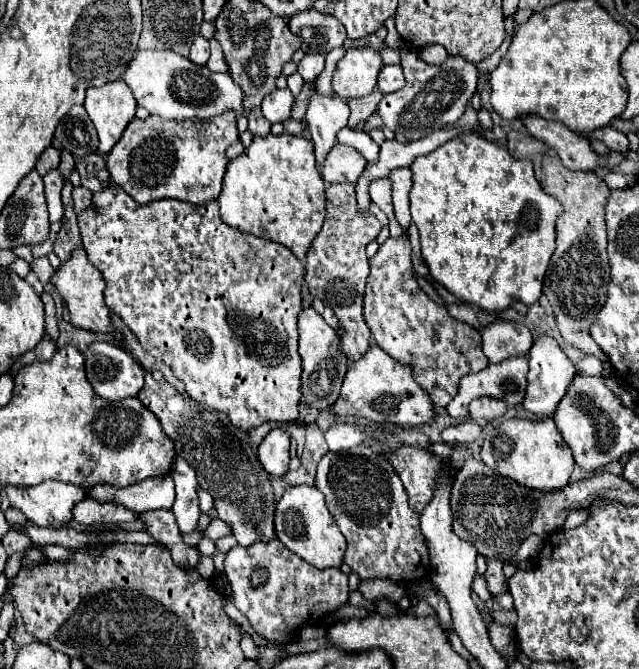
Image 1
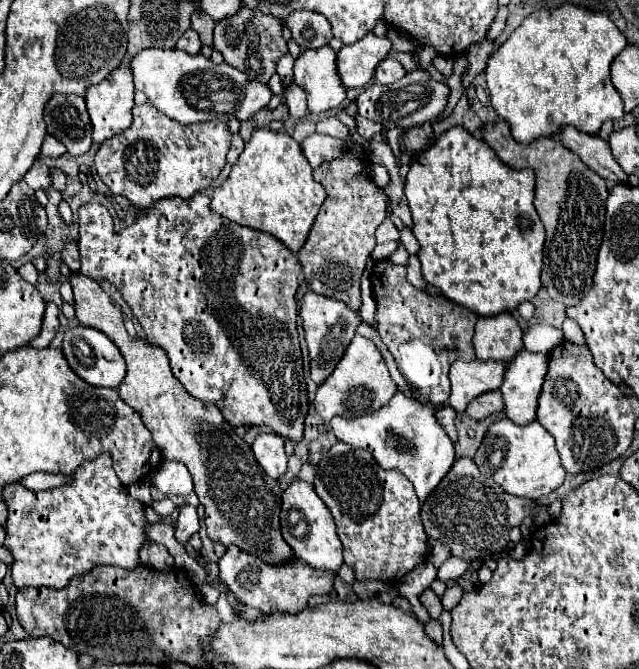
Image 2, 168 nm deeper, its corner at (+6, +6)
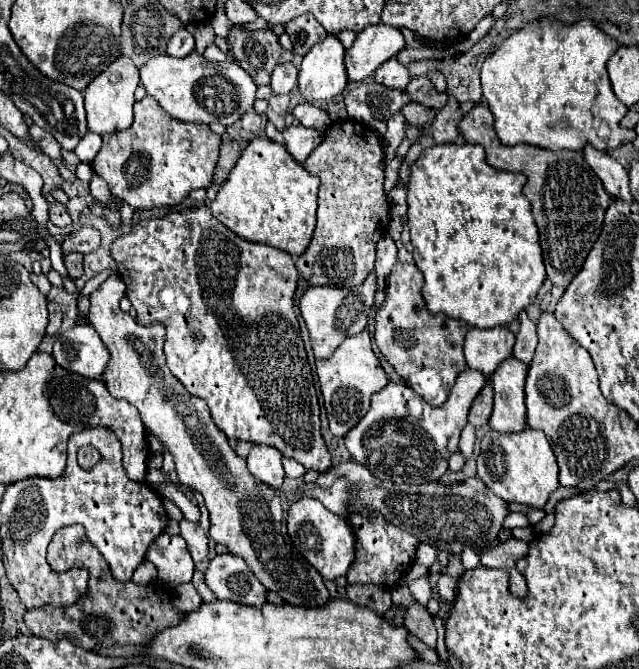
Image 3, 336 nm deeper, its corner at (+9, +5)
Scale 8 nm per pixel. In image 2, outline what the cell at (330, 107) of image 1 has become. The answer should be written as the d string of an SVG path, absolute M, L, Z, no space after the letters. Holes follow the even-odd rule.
M330 45L304 51L294 63L294 77L308 97L308 111L312 115L340 107L346 99L346 87L336 67L336 51Z

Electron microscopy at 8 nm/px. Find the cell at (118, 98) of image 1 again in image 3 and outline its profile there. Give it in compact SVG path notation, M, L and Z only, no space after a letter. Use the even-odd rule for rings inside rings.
M119 56L105 72L101 72L91 84L85 88L85 110L87 110L87 126L89 132L95 134L111 134L131 126L133 122L133 94L139 86L139 70L127 56Z

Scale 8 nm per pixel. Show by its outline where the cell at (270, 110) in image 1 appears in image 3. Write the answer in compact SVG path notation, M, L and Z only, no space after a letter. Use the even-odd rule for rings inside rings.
M191 52L187 58L171 58L169 54L155 56L139 70L141 86L153 96L159 106L181 122L221 122L225 126L235 124L249 108L253 108L257 84L251 76L235 64L231 58L225 62L207 62L201 54Z

